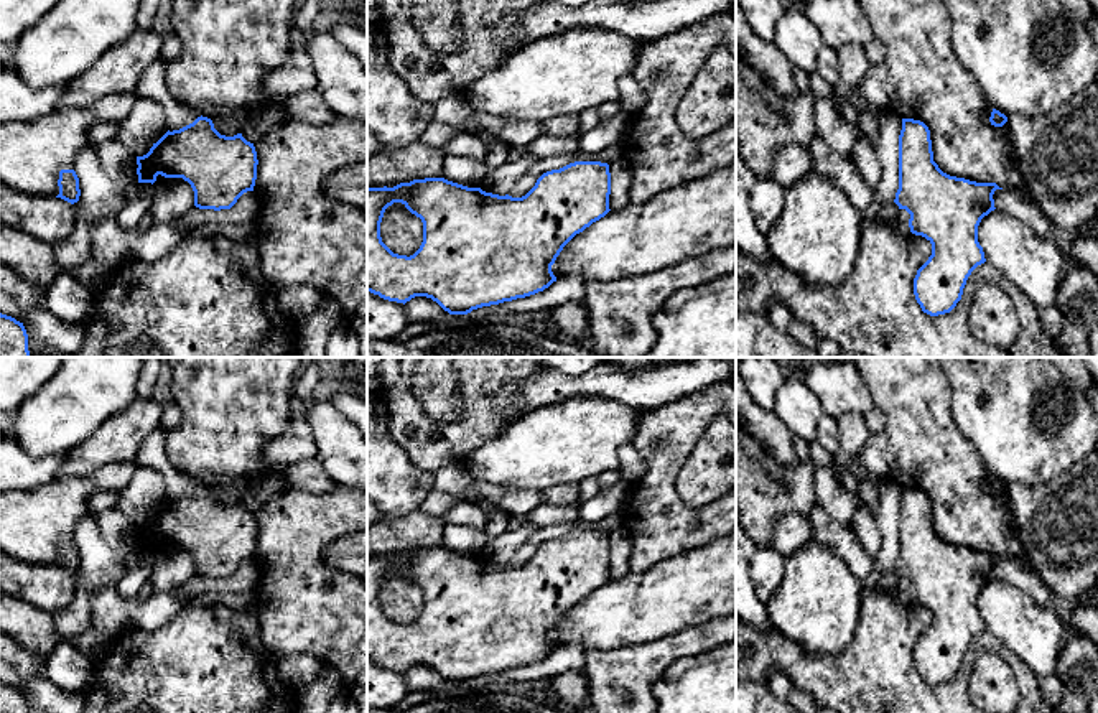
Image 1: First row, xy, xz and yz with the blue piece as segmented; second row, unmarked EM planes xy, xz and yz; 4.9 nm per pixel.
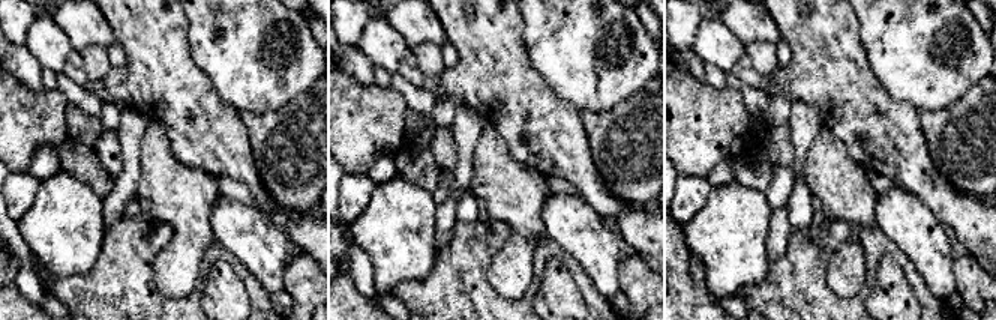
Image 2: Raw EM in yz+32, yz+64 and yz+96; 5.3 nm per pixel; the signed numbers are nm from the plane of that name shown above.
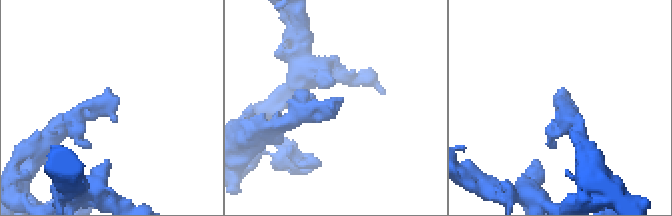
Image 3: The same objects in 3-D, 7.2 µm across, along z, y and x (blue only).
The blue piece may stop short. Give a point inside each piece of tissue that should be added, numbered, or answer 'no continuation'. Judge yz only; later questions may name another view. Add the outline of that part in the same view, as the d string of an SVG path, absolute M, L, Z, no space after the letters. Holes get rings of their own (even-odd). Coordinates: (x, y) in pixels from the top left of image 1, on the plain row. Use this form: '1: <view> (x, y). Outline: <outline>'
no continuation

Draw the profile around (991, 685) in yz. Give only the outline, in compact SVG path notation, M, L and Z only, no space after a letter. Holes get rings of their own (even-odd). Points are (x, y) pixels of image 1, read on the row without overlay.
M983 652L968 678L973 705L986 713L1012 713L1019 703L1019 687L1012 670L994 652Z

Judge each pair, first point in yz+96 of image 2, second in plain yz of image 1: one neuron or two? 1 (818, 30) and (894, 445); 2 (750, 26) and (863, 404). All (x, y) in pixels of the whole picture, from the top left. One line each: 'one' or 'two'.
1: one
2: one

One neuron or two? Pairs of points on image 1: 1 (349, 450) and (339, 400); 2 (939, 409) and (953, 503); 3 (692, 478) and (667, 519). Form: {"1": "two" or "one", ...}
{"1": "two", "2": "one", "3": "two"}

